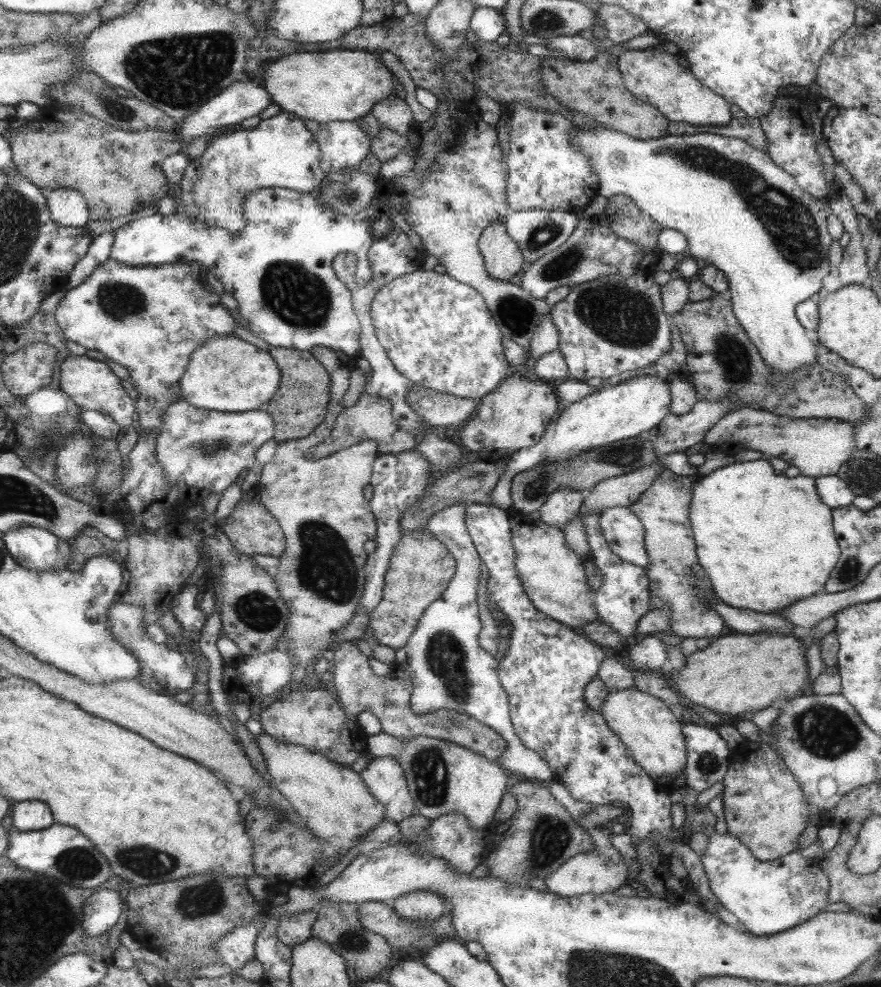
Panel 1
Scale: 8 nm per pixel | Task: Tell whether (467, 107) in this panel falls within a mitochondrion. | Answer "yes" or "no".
no

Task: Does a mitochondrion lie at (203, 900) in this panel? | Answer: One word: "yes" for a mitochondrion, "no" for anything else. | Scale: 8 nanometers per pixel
yes

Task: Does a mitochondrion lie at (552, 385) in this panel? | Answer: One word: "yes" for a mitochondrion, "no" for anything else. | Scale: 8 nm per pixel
no

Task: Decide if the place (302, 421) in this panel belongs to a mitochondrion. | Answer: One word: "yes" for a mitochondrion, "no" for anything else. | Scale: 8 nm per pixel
no

